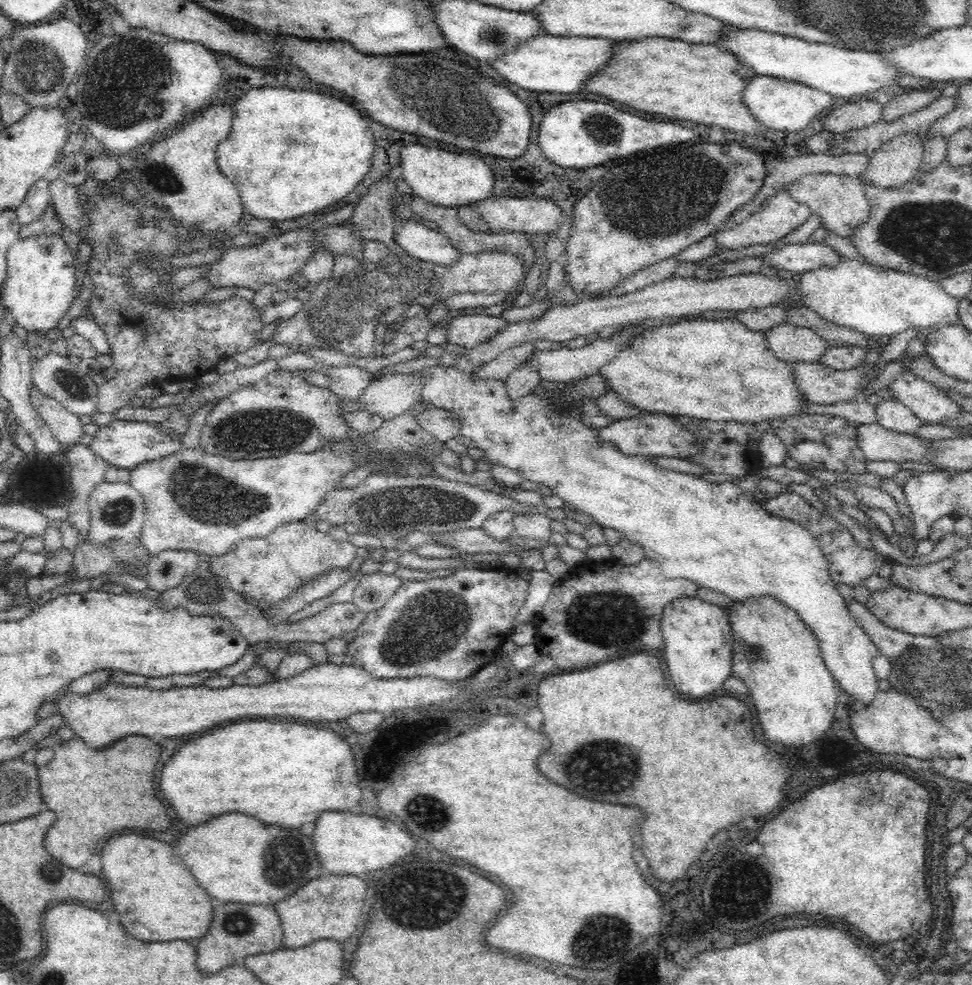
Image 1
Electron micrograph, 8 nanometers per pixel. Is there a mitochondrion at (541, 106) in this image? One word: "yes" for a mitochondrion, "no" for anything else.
no

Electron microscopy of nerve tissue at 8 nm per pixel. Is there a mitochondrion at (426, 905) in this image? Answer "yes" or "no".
yes

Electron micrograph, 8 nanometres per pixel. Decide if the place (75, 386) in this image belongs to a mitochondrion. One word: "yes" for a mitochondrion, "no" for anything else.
yes

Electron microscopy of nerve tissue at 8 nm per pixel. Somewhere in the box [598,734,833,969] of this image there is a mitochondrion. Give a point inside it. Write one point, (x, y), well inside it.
(758, 881)

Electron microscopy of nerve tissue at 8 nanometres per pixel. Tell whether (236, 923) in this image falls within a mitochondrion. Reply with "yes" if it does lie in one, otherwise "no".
yes

